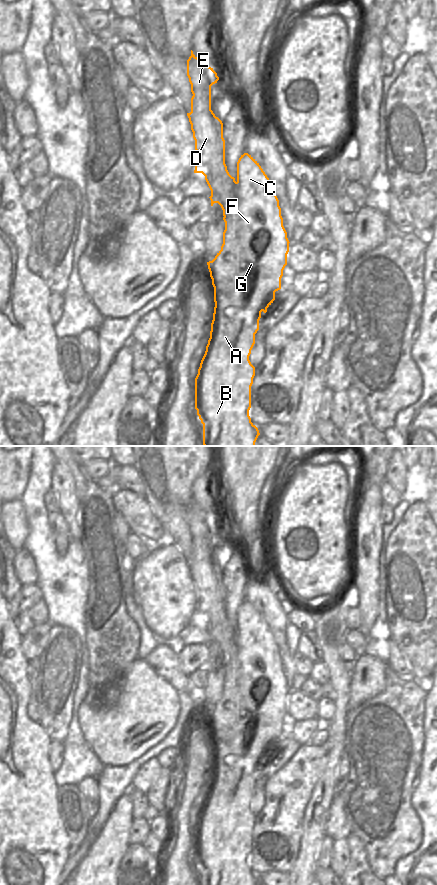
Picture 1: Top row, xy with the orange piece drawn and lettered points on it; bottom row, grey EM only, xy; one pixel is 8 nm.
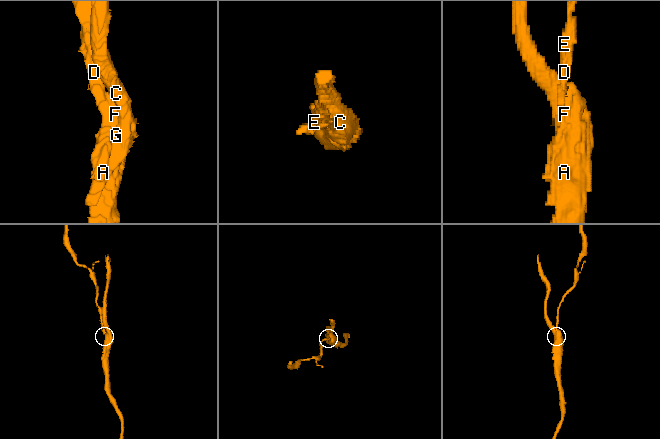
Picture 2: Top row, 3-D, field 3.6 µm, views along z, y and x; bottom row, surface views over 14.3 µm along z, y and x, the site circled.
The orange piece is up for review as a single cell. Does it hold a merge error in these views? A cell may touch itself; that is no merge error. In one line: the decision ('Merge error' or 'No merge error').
Merge error

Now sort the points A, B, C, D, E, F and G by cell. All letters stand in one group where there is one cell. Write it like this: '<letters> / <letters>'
A B C F G / D E

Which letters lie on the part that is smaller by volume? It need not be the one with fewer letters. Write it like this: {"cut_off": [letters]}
{"cut_off": ["D", "E"]}

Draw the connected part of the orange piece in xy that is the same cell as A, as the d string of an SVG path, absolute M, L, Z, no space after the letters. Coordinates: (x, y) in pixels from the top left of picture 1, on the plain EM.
M248 601L241 603L237 610L236 631L237 646L239 648L237 652L237 664L233 666L230 661L226 661L224 663L223 668L225 670L225 678L223 680L223 692L221 694L221 698L212 709L207 710L210 725L212 727L212 733L214 735L215 755L213 768L211 771L210 786L206 794L205 802L201 808L198 822L195 826L195 857L197 858L197 863L203 872L203 885L258 885L260 883L258 876L251 870L251 866L249 864L249 858L251 856L251 834L255 824L255 815L251 812L249 804L255 792L255 782L259 778L261 760L267 760L267 756L275 748L275 740L281 737L281 726L283 724L283 718L287 713L287 702L289 700L290 690L287 686L287 680L283 674L281 656L279 654L279 648L275 642L275 638L259 611Z

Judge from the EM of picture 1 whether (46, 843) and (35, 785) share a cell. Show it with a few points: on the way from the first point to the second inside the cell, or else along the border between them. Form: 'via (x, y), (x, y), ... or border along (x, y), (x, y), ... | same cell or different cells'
via (35, 829), (35, 799) | same cell

